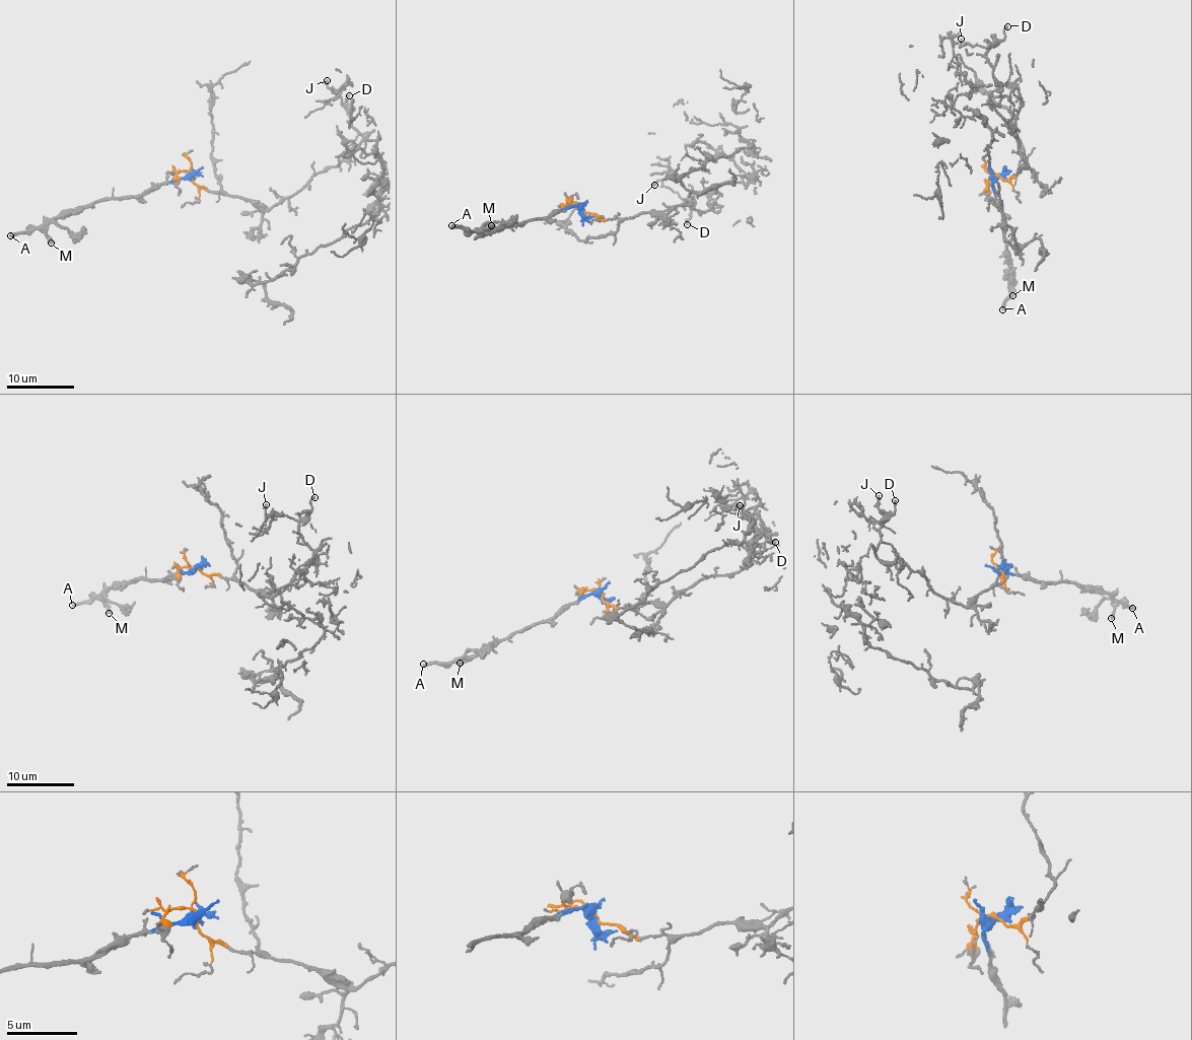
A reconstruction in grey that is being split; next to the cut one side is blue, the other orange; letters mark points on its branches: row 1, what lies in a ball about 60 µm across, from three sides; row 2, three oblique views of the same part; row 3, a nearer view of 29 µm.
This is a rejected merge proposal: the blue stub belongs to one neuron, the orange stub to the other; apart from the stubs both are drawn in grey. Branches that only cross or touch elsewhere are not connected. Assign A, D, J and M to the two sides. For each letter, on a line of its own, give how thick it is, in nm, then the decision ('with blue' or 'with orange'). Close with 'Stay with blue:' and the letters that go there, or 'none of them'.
A: 300 nm | with blue
D: 130 nm | with orange
J: 160 nm | with orange
M: 190 nm | with blue
Stay with blue: A, M

